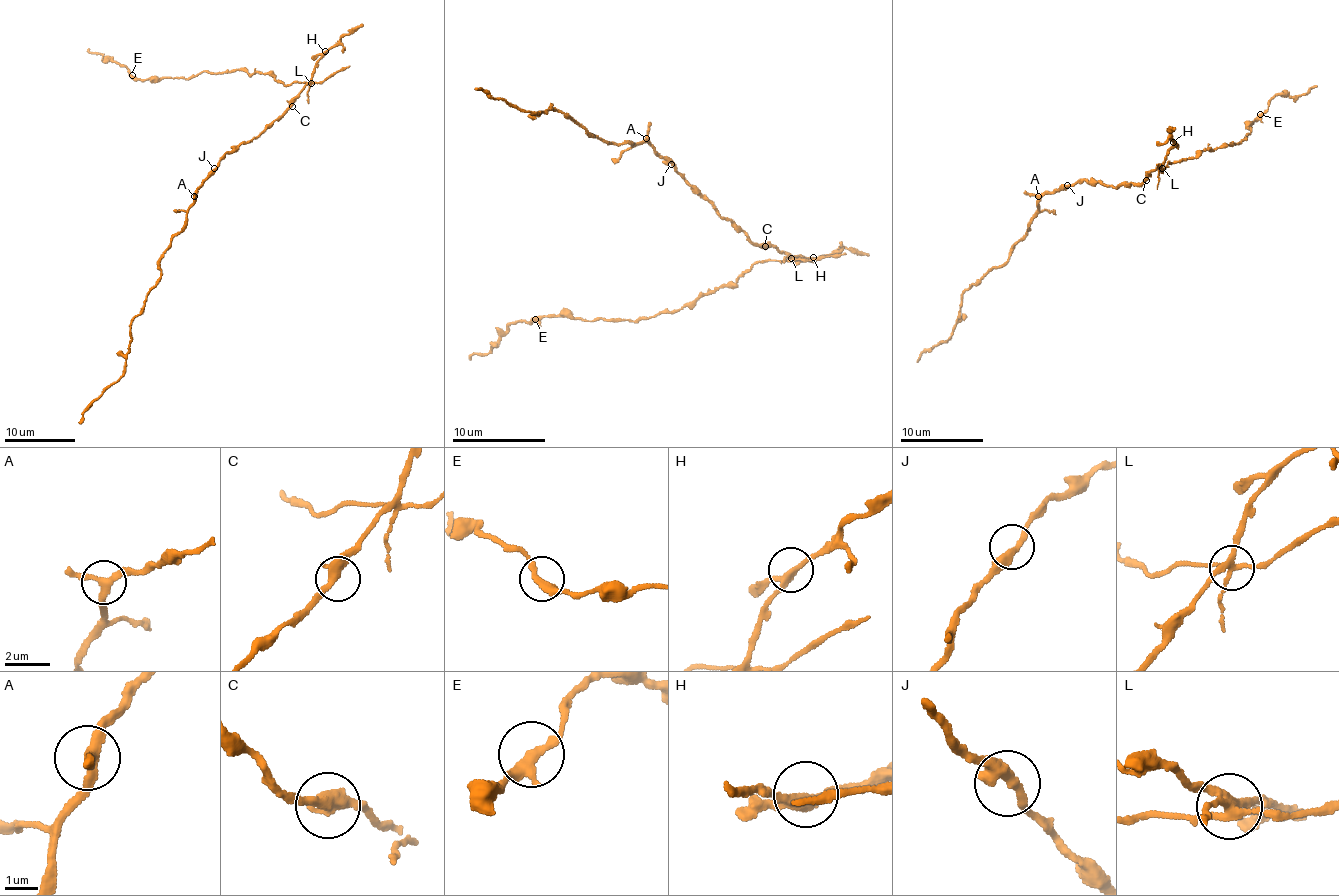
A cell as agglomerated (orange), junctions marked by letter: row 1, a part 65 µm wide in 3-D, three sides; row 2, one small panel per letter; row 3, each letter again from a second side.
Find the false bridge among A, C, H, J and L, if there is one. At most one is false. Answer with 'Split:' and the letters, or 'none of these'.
Split: L

